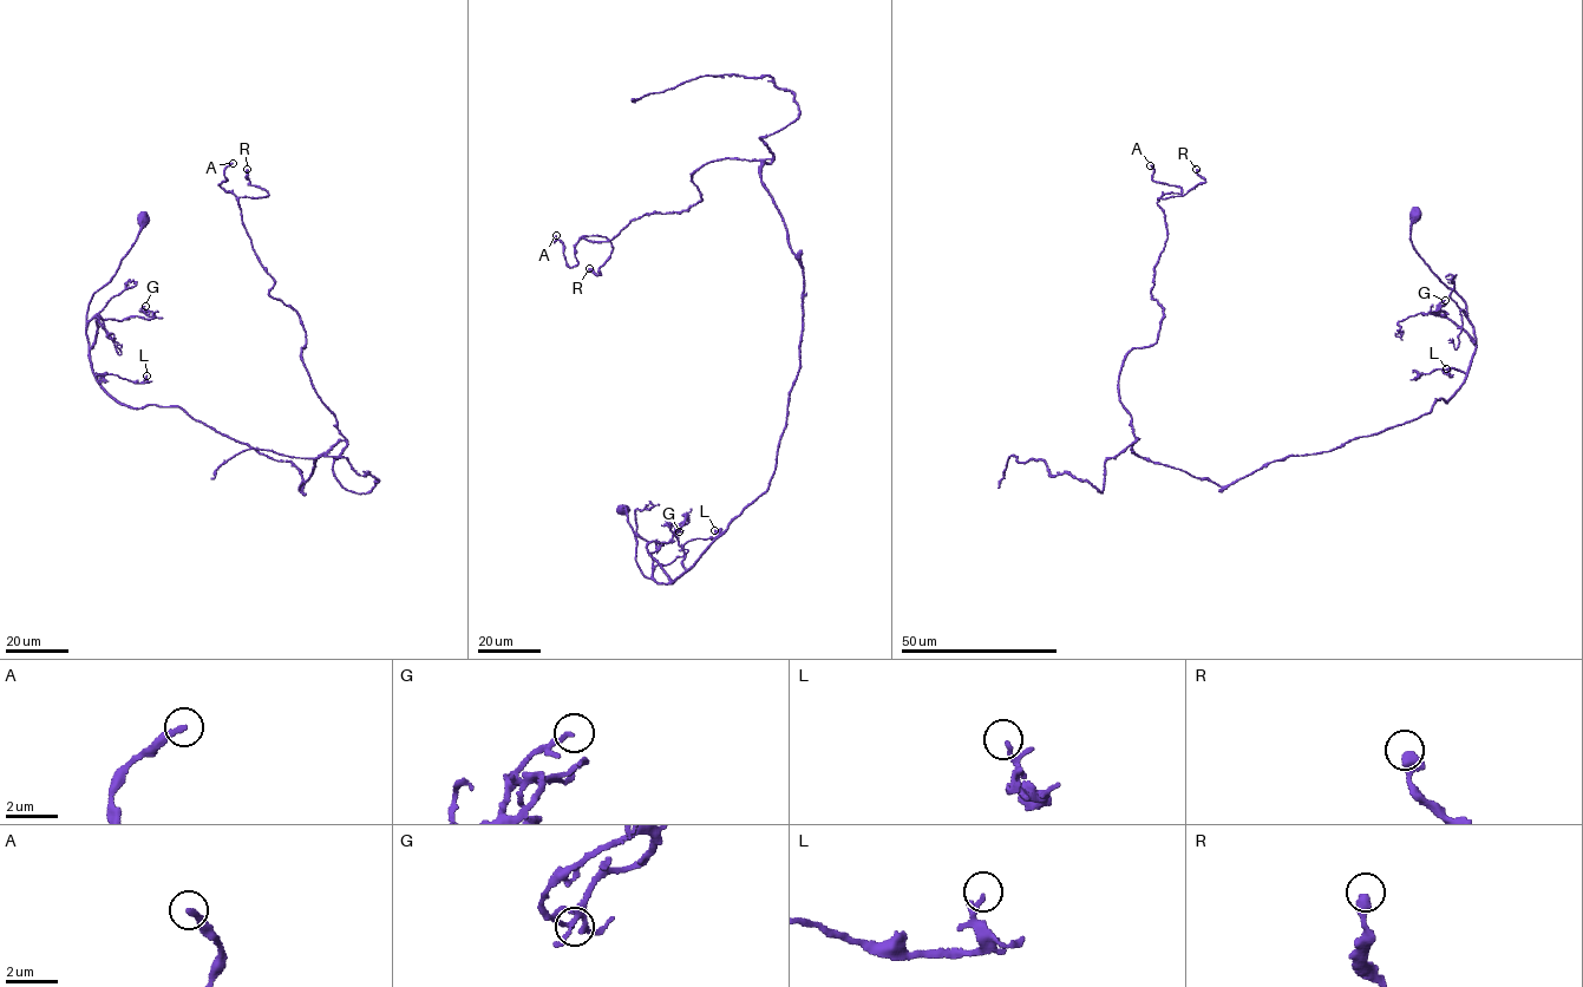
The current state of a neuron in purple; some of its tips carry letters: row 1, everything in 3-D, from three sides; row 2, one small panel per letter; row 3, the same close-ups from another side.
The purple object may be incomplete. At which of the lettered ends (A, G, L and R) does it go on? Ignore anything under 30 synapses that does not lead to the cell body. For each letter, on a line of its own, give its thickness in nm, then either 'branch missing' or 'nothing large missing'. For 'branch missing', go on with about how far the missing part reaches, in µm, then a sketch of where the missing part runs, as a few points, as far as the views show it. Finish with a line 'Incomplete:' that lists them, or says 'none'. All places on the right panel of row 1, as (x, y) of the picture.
A: calibre 200 nm; nothing large missing
G: calibre 150 nm; nothing large missing
L: calibre 120 nm; nothing large missing
R: calibre 440 nm; nothing large missing
Incomplete: none

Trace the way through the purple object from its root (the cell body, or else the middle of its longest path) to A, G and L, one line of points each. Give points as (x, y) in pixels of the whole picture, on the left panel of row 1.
A: (143, 219), (90, 302), (96, 380), (292, 462), (300, 489), (345, 438), (220, 185), (233, 163)
G: (143, 219), (115, 274), (91, 298), (90, 348), (97, 320), (151, 319), (145, 306)
L: (143, 219), (136, 241), (115, 274), (92, 295), (86, 329), (96, 378), (106, 372), (145, 383), (146, 376)

